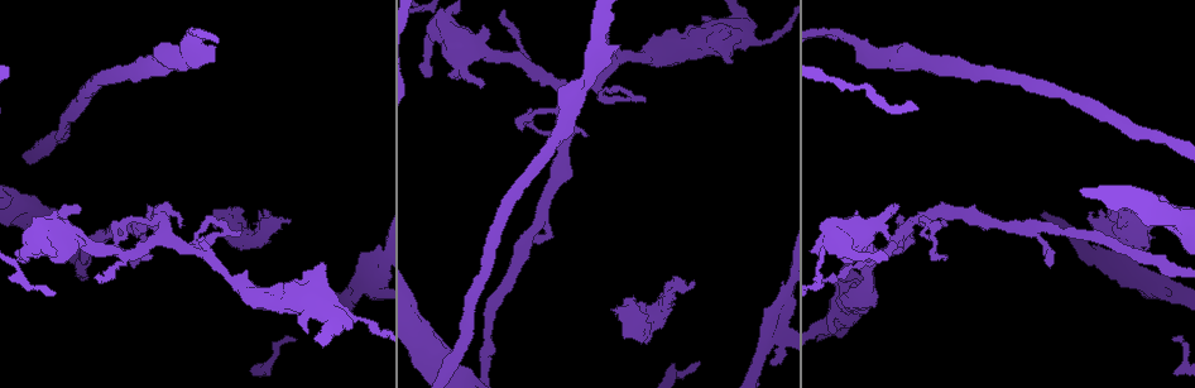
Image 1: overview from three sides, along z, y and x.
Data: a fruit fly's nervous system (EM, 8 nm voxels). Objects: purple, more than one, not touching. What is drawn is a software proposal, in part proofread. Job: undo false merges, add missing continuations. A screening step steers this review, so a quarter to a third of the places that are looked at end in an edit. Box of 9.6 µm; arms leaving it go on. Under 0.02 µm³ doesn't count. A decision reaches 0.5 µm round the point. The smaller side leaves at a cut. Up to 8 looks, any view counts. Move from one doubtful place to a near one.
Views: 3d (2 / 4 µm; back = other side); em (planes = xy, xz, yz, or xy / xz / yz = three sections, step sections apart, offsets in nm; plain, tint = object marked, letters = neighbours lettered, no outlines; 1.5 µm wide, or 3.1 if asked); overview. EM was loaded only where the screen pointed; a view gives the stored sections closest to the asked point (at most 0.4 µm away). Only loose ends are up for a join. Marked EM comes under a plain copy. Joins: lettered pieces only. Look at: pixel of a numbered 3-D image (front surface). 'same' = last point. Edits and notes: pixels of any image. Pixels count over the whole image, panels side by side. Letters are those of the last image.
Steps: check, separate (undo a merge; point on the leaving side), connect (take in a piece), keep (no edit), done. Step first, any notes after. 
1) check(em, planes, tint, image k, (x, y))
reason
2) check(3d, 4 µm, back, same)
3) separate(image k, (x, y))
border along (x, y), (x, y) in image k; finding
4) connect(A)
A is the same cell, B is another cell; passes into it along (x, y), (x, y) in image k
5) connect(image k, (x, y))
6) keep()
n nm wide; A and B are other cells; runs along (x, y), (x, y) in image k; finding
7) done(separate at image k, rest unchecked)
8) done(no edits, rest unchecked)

check(3d, 2 µm, image 1, (587, 73))
arms part here

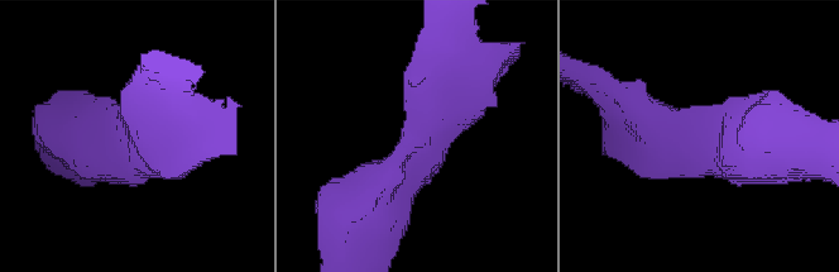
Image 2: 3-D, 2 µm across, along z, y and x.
check(em, xz, step 4, letters, image 2, (700, 154))

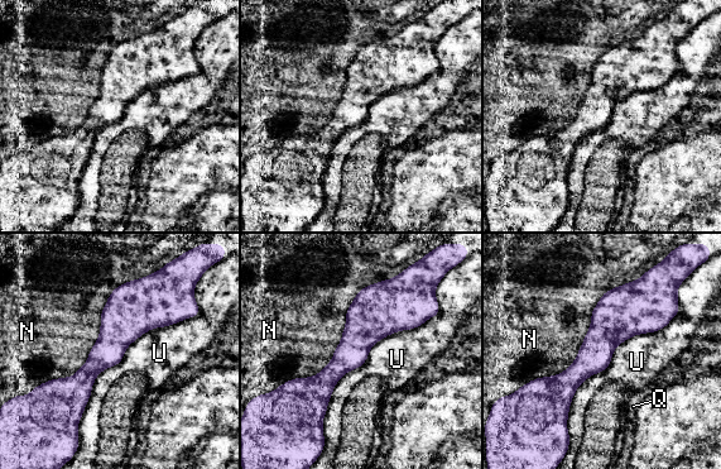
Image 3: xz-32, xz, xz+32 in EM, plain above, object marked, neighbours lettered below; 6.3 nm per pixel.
keep()
200 nm wide; N, Q and U are other cells; border along (592, 310), (576, 358), (523, 386) in image 3; continuous, no second neuron

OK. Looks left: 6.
check(em, planes, tint, image 1, (538, 216))
three-way junction

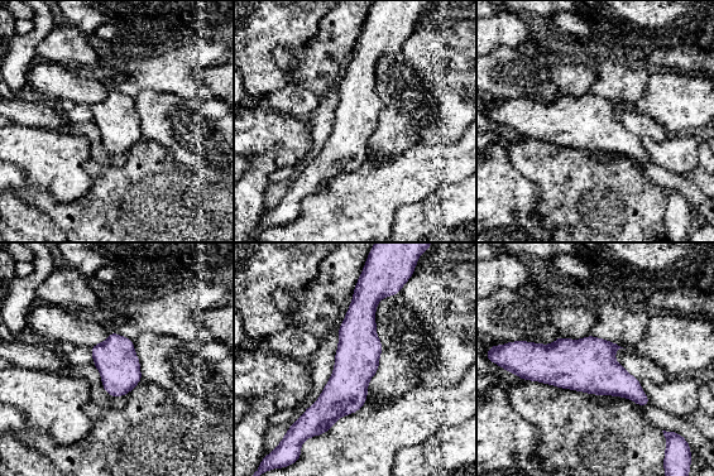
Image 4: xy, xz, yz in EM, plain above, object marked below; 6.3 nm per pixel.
check(em, planes, letters, same)
see the neighbours

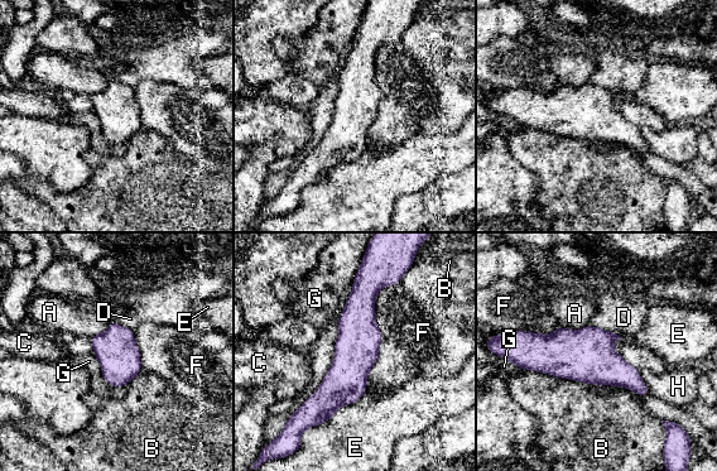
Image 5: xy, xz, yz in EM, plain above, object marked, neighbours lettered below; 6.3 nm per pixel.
keep()
A, B, C, D, E, F, G and H are other cells; runs along (357, 279), (356, 351), (316, 422) in image 5; one neuron here

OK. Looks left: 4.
check(em, planes, letters, image 1, (479, 85))
free end

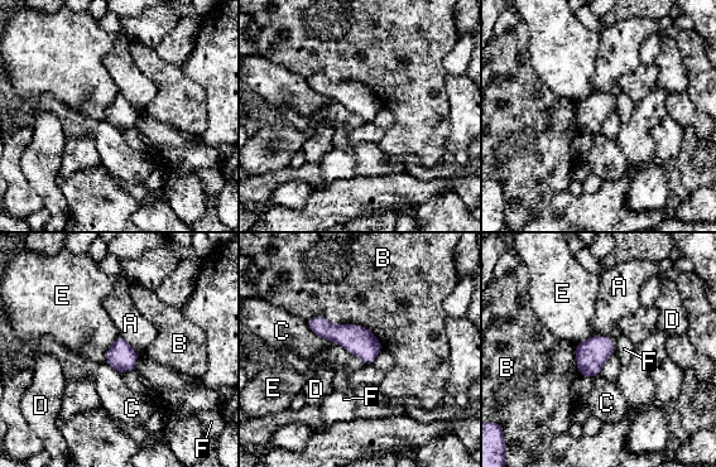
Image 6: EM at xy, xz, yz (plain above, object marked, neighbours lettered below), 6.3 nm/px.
keep()
180 nm wide; A, B, C, D, E and F are other cells; border along (118, 335), (106, 351), (106, 362) in image 6; no lettered piece goes on from it

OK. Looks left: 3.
done(no edits, rest unchecked)

